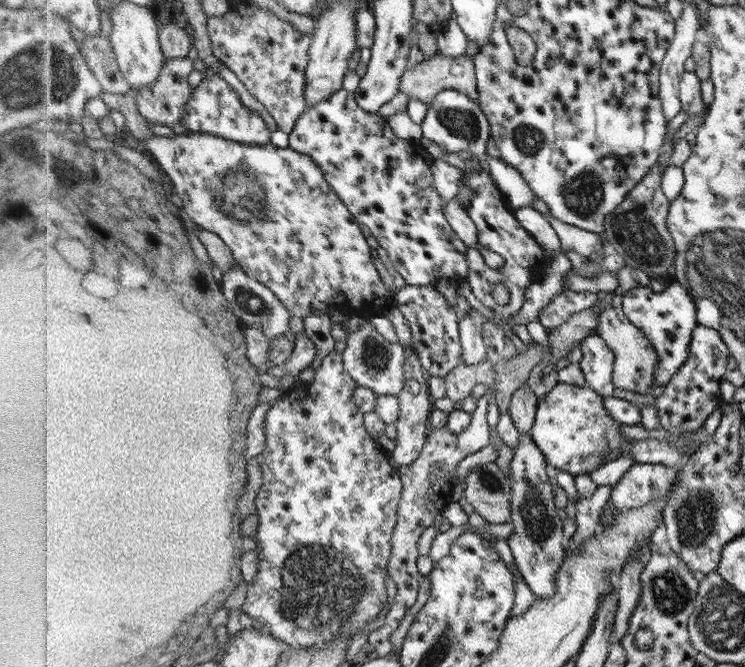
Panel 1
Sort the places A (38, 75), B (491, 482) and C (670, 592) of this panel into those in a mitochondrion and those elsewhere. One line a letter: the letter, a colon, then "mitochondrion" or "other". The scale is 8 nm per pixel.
A: mitochondrion
B: mitochondrion
C: mitochondrion

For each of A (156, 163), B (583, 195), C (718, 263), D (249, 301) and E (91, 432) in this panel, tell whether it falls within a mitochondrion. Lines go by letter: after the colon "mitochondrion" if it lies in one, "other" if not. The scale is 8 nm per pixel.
A: other
B: mitochondrion
C: mitochondrion
D: mitochondrion
E: mitochondrion

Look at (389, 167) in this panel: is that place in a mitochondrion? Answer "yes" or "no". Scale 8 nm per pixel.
no

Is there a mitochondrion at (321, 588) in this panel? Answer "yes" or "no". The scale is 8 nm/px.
yes

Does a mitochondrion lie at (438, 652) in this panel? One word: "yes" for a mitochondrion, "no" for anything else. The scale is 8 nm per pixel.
yes

